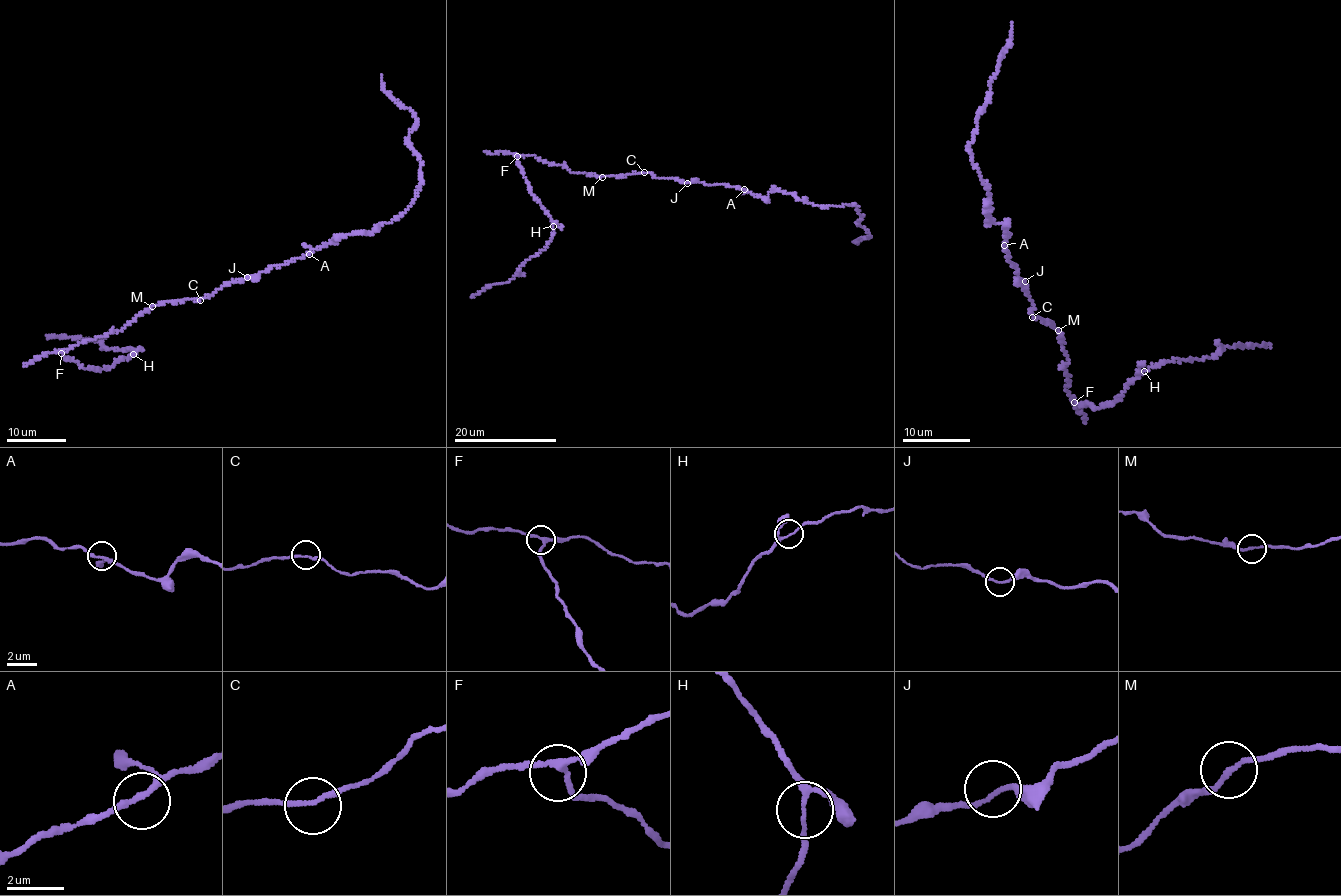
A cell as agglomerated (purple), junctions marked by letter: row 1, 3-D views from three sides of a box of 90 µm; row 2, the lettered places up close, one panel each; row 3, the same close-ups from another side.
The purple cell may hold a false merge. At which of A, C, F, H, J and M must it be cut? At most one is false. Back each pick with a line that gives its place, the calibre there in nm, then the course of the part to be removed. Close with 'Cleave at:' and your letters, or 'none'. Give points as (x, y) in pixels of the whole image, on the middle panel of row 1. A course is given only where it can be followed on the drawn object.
Cleave at: none

